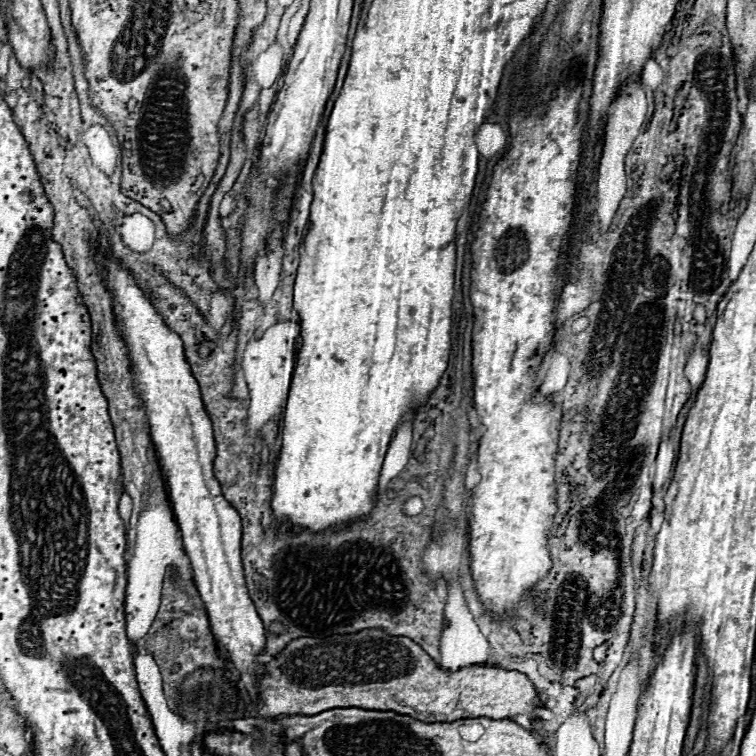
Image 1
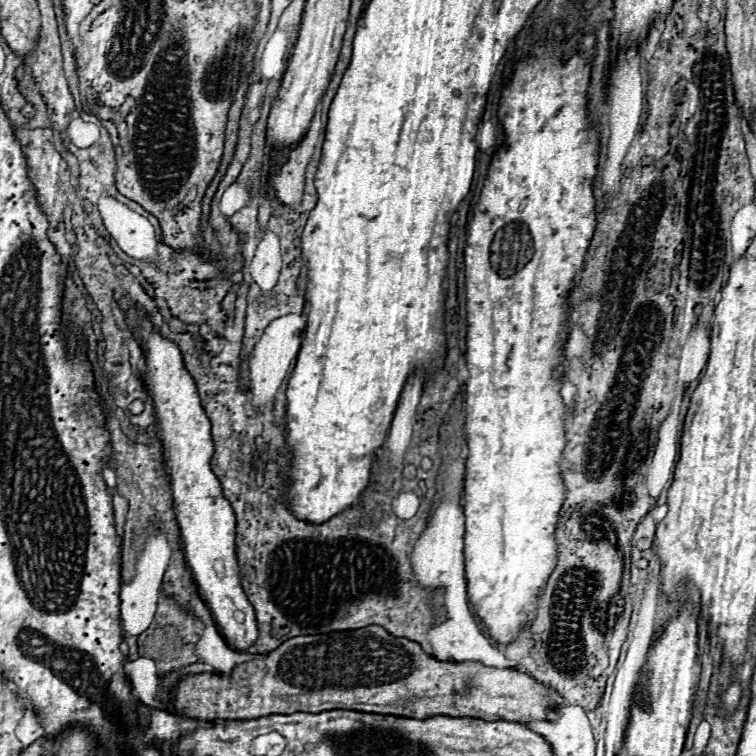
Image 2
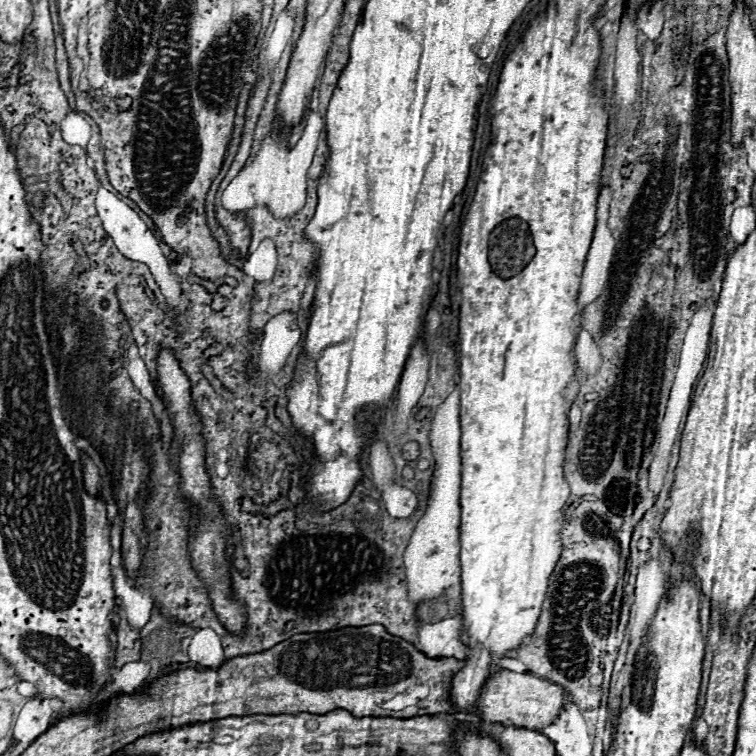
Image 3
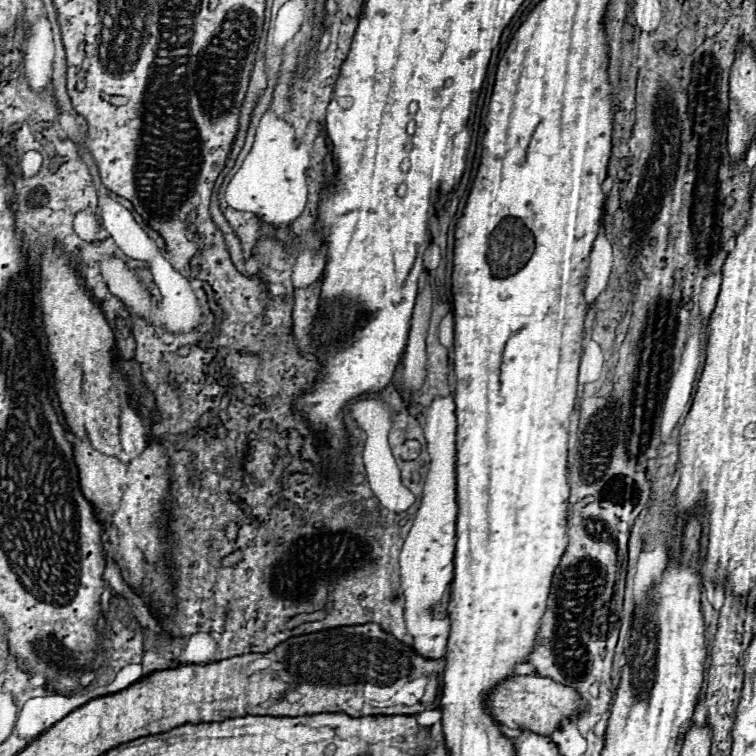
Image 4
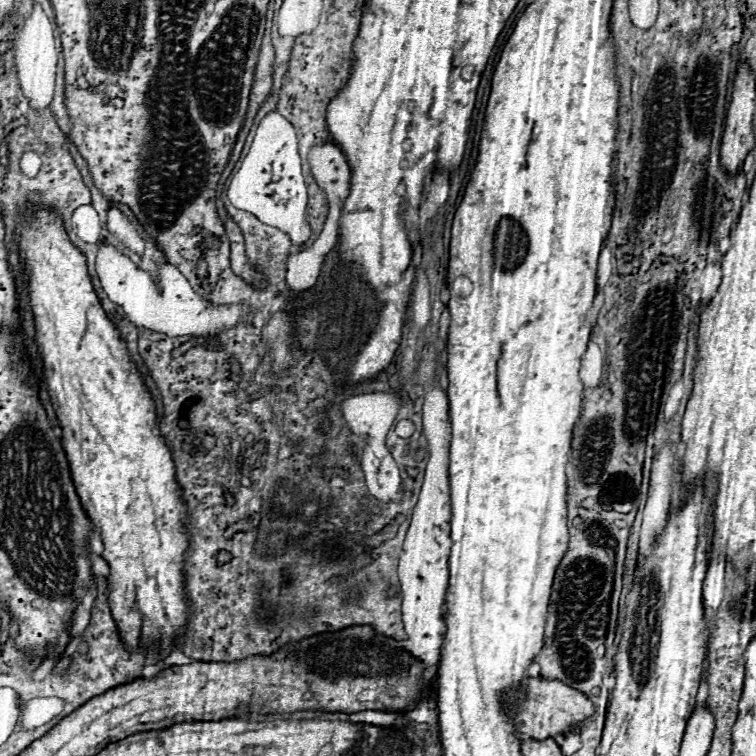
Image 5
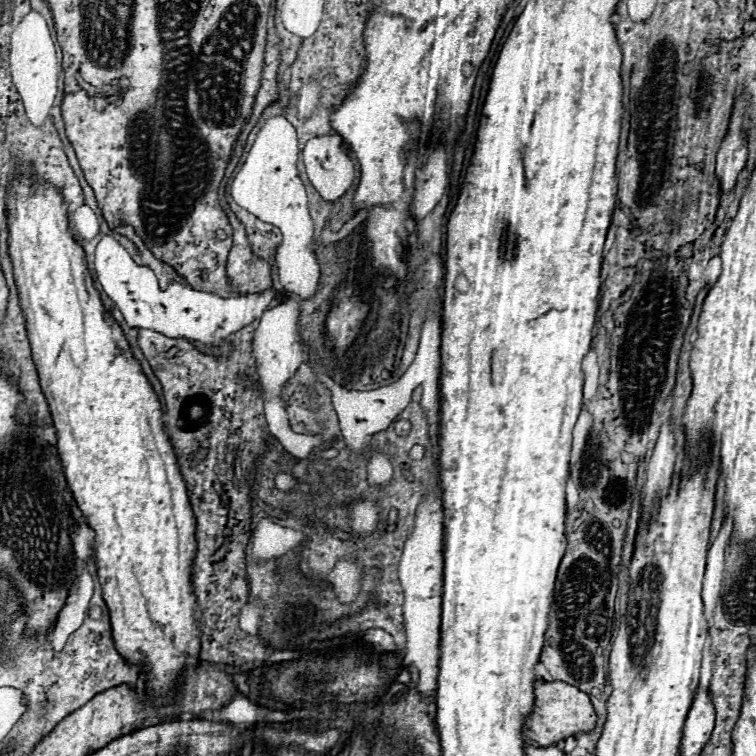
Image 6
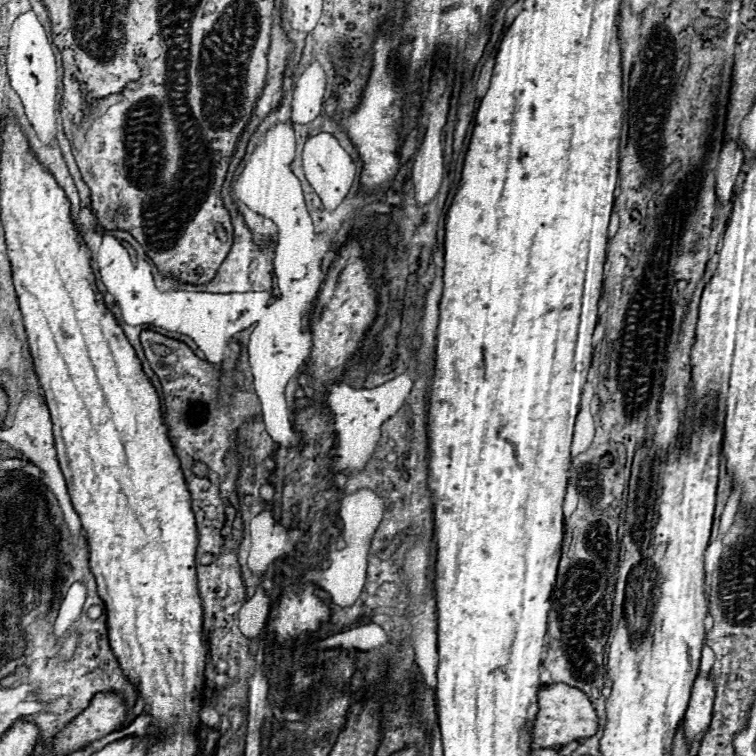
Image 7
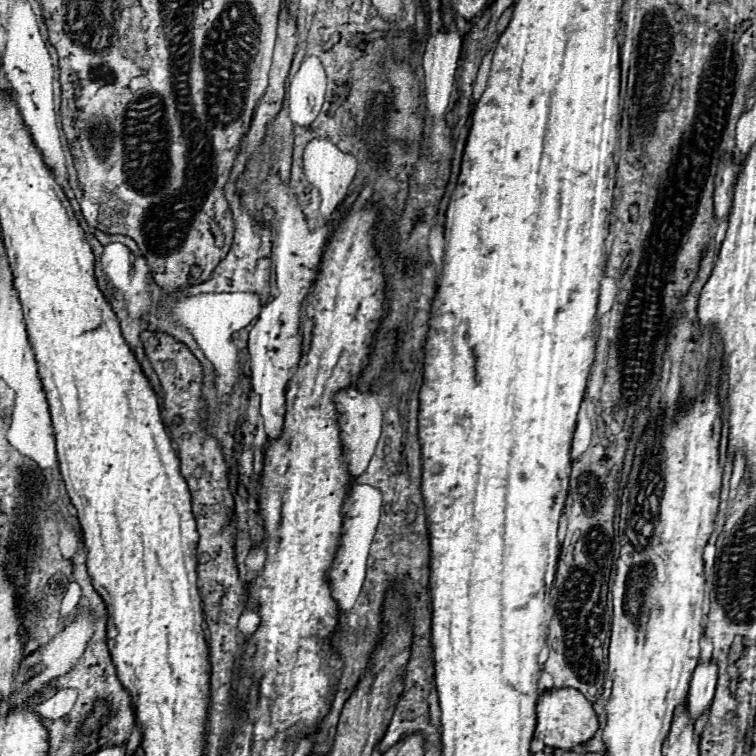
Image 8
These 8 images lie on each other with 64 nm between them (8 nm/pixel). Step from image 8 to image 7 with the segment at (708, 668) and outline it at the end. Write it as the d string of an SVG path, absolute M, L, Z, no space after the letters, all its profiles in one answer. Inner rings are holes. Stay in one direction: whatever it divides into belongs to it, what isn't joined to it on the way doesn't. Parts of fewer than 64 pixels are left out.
M698 674L694 688L692 688L688 710L684 716L684 734L686 734L686 742L692 752L696 750L696 746L692 746L692 744L700 742L704 738L706 730L710 728L712 704L714 704L712 676Z

